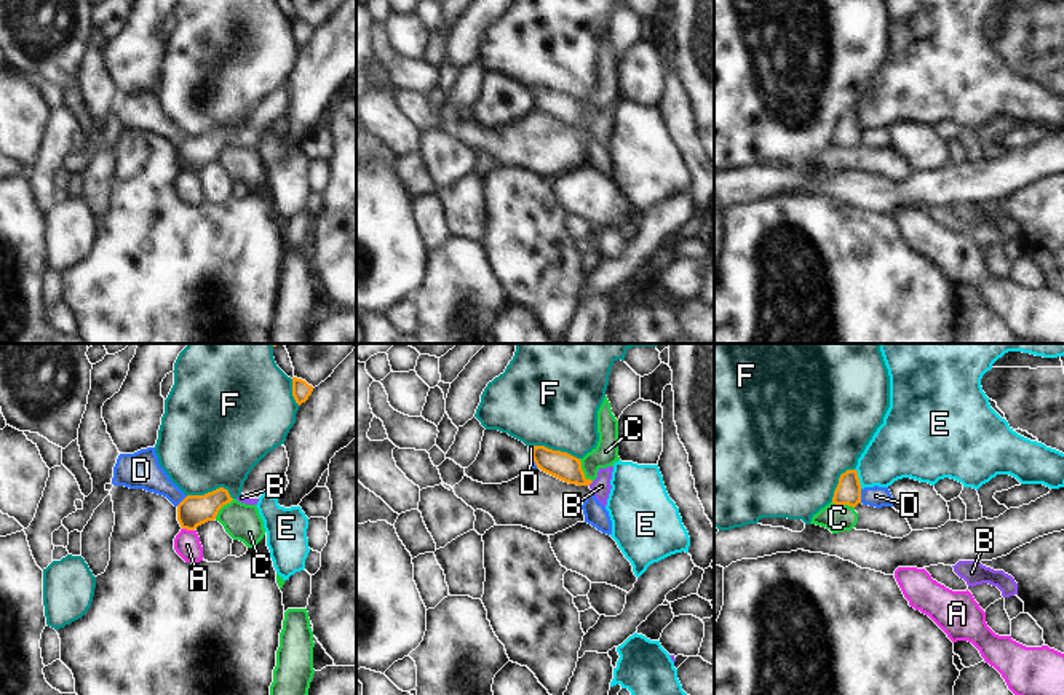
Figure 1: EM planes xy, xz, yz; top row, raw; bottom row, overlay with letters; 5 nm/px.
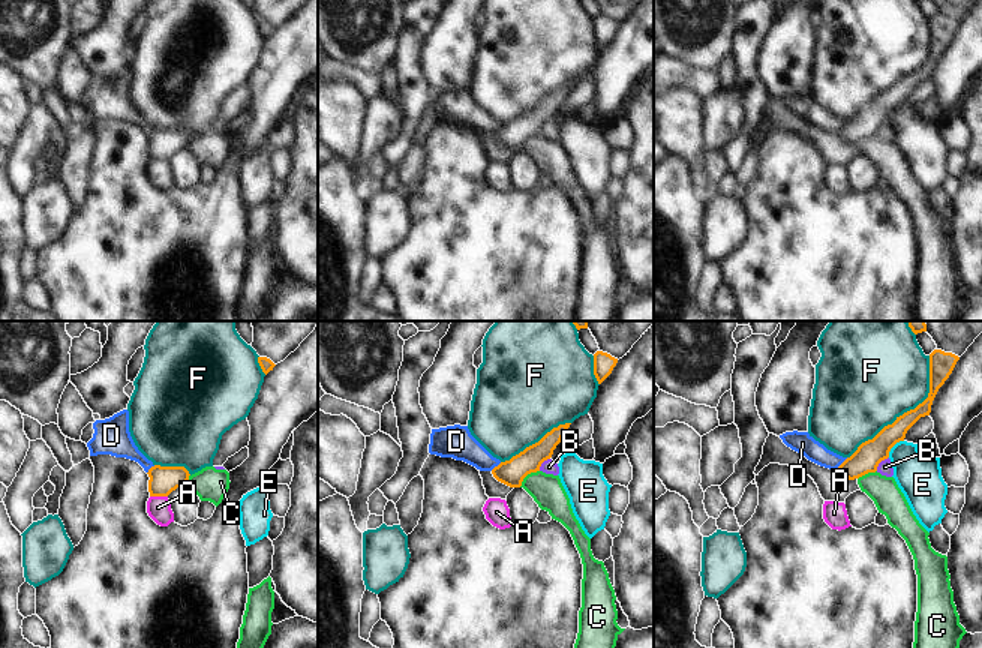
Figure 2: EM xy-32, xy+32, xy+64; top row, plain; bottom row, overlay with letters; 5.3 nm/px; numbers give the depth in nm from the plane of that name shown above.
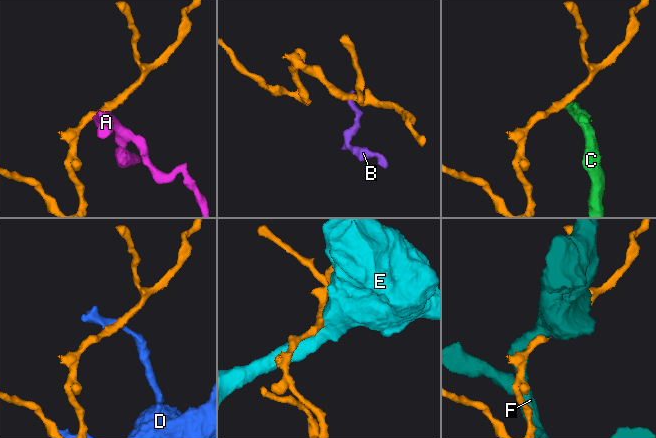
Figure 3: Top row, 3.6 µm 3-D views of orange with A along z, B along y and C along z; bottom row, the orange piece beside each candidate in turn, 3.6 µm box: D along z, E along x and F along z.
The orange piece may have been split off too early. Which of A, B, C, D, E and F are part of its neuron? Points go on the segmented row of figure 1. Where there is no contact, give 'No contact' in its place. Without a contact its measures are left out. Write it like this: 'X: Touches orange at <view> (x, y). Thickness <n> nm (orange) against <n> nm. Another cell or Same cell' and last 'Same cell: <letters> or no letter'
A: Touches orange at xy (189, 529). Thickness 160 nm (orange) against 130 nm. Another cell
B: Touches orange at xz (590, 483). Thickness 140 nm (orange) against 100 nm. Another cell
C: Touches orange at xz (582, 472). Thickness 140 nm (orange) against 120 nm. Another cell
D: Touches orange at yz (860, 496). Thickness 130 nm (orange) against 100 nm. Another cell
E: Touches orange at yz (858, 478). Thickness 130 nm (orange) against 300 nm. Another cell
F: Touches orange at xy (211, 492). Thickness 160 nm (orange) against 460 nm. Another cell
Same cell: no letter.

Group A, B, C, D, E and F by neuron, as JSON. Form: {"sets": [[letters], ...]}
{"sets": [["A"], ["B"], ["C"], ["D"], ["E"], ["F"]]}

